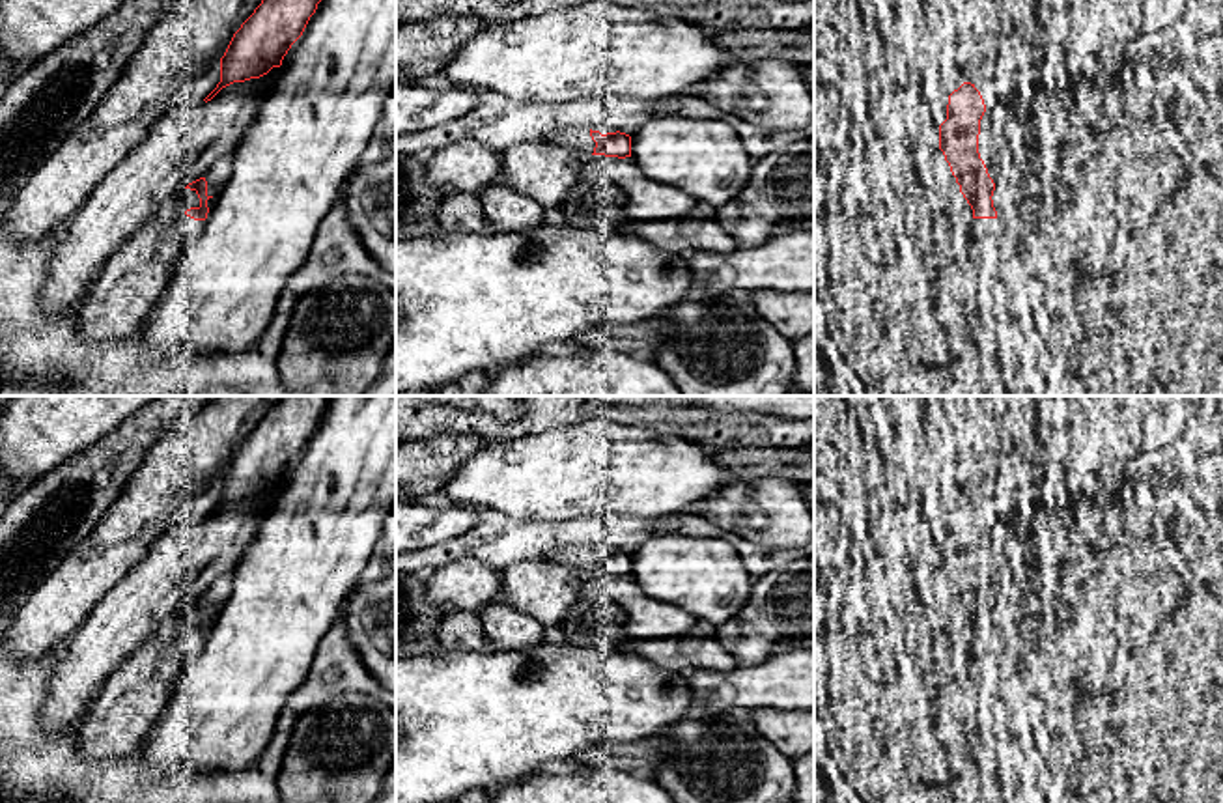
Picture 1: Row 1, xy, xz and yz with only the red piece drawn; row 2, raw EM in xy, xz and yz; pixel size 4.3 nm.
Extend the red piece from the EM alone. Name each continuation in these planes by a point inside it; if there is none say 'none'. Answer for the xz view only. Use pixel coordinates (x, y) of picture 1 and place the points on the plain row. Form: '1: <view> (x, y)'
1: xz (577, 557)

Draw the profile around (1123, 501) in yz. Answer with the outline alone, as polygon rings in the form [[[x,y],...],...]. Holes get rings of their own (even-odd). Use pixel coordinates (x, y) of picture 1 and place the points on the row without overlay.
[[[1195,416],[1178,437],[1132,459],[1092,551],[1094,568],[1077,585],[1061,635],[1085,695],[1109,689],[1182,599],[1223,568],[1223,418]]]

